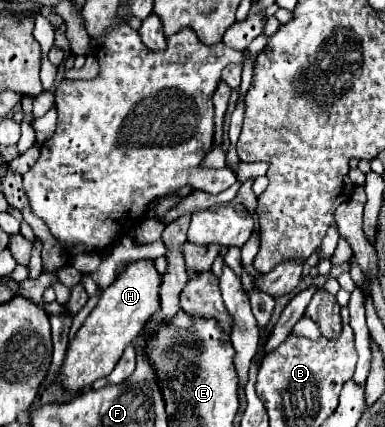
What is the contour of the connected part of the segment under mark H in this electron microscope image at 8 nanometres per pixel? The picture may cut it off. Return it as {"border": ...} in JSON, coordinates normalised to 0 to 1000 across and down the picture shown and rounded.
{"border":[[[364,607],[327,621],[327,635],[281,667],[255,700],[255,714],[223,742],[197,789],[182,799],[156,892],[177,911],[218,911],[249,888],[275,883],[317,836],[322,817],[348,803],[379,756],[410,733],[410,681],[421,667],[421,639],[405,635],[395,607]]]}

